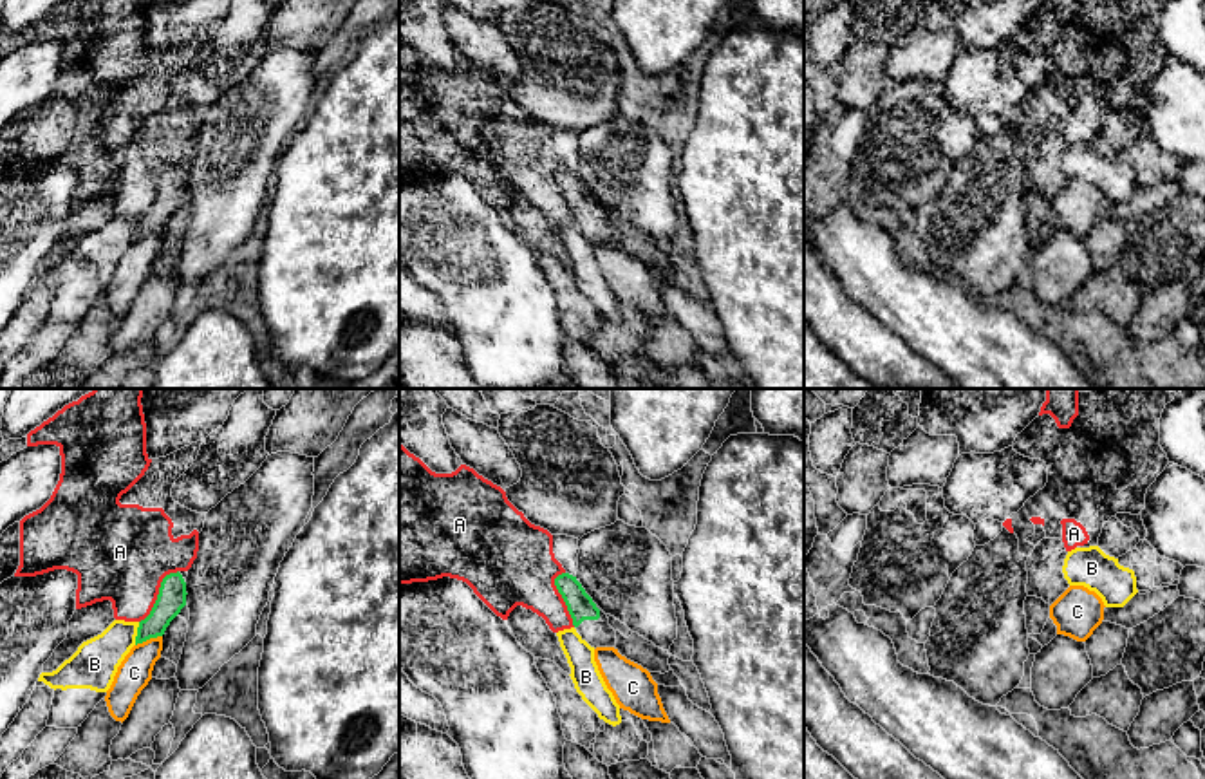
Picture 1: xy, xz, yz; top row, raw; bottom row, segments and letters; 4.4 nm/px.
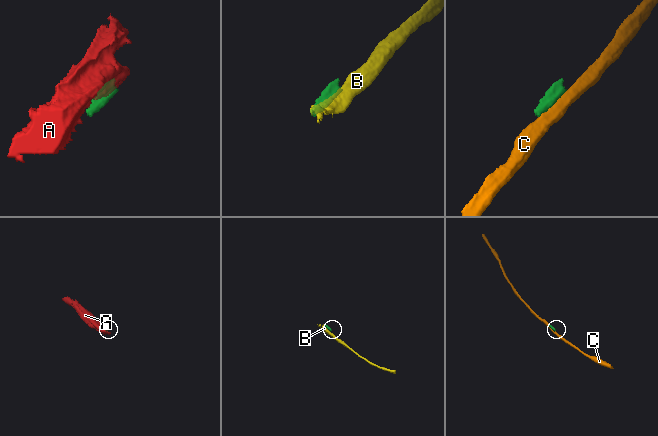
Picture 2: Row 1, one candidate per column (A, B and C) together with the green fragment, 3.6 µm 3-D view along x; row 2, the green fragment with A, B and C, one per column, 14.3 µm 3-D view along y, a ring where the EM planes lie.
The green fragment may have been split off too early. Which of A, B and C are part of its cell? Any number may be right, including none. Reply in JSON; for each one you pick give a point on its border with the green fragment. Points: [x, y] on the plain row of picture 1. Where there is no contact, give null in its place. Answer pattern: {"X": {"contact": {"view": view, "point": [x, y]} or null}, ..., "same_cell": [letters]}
{"same_cell": []}

